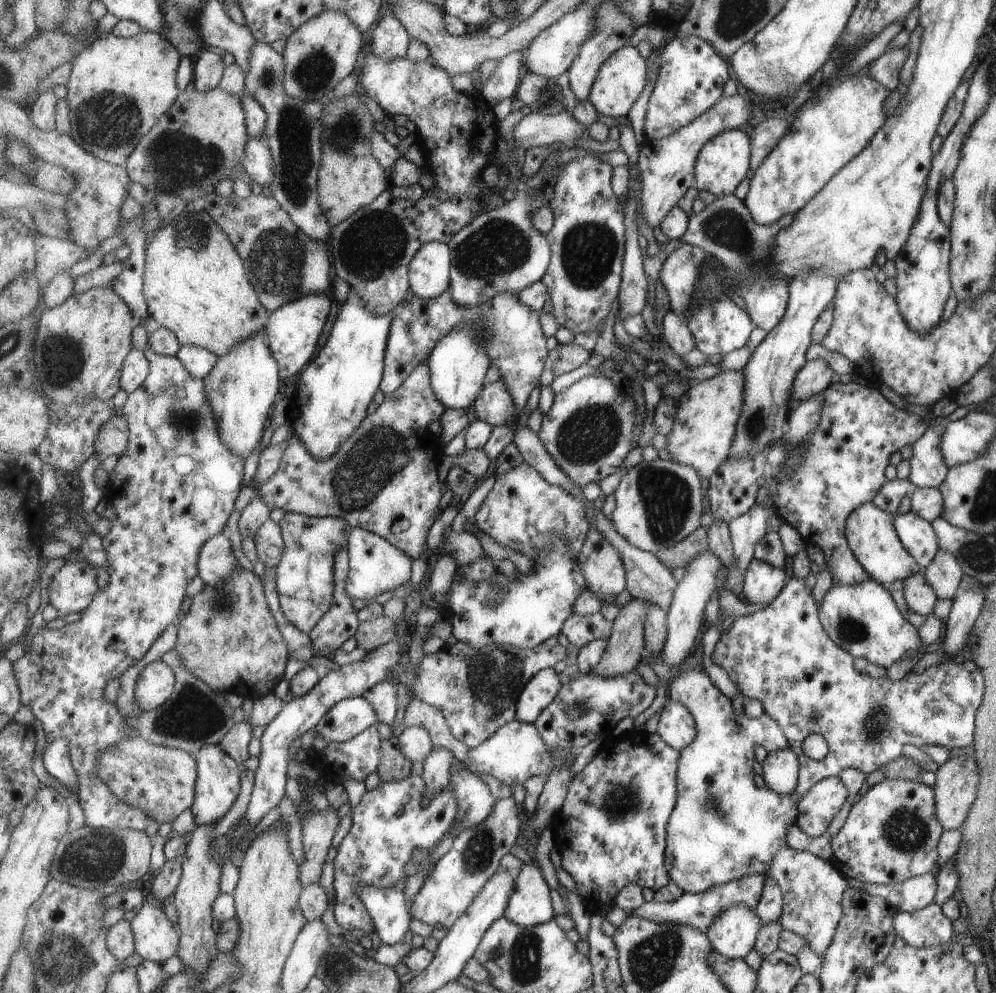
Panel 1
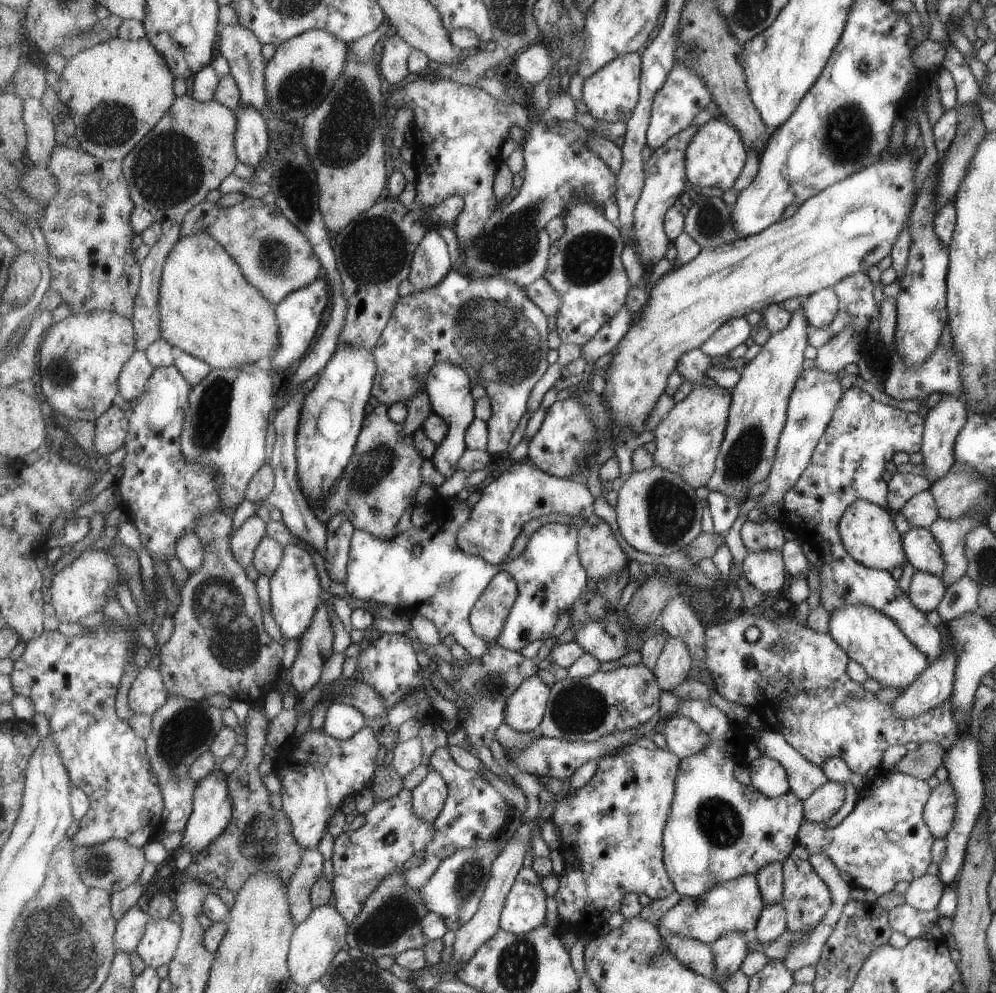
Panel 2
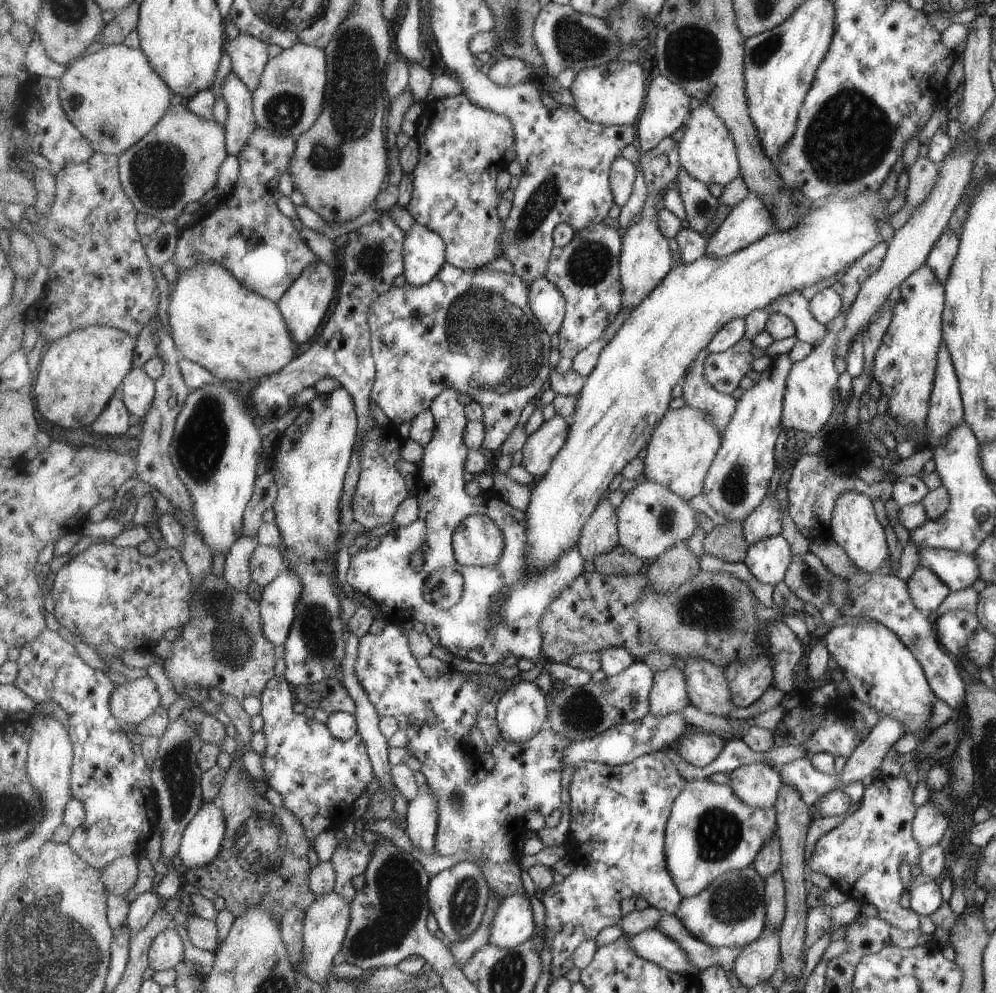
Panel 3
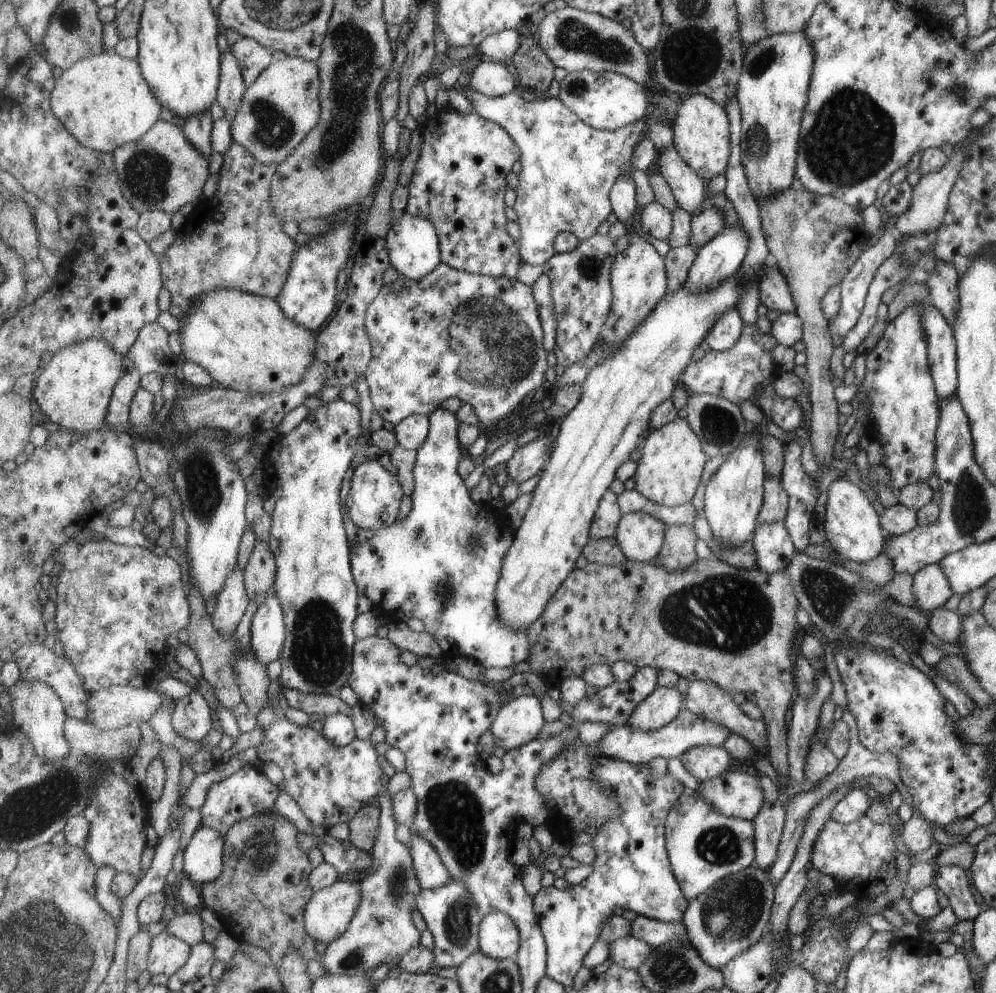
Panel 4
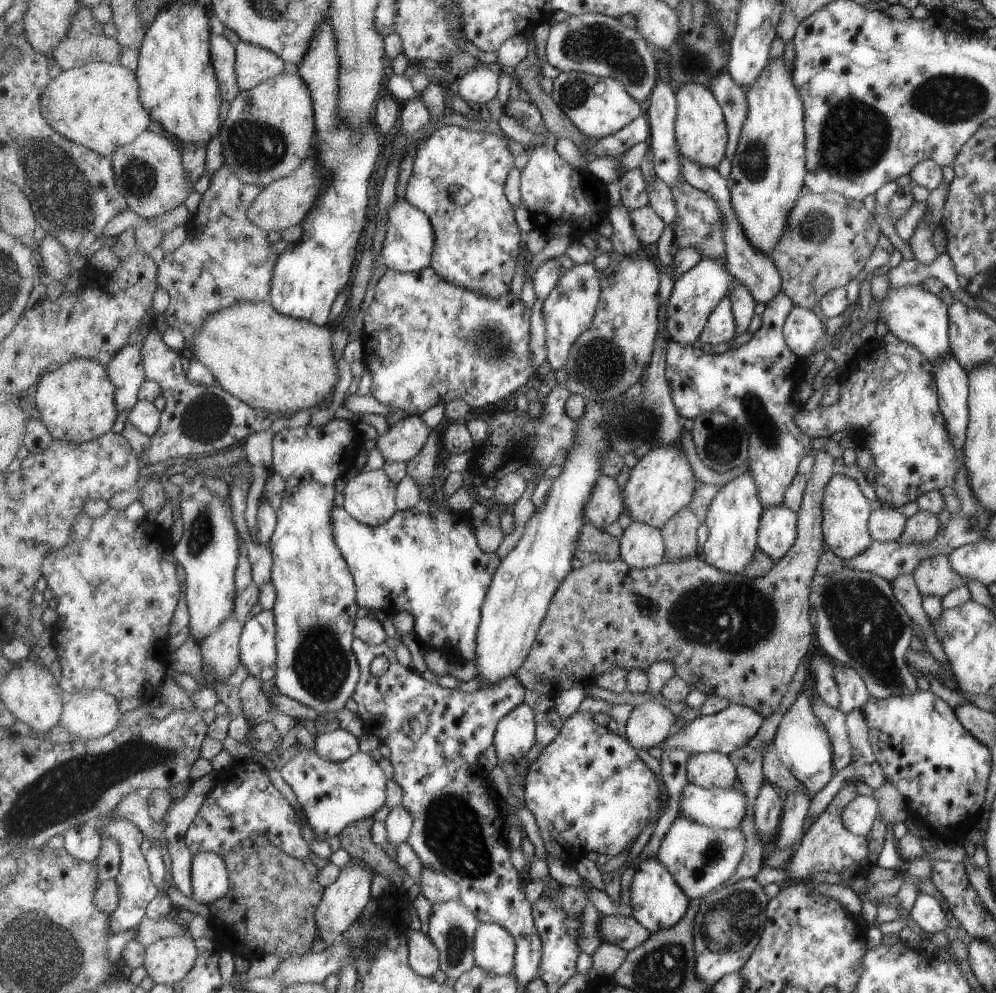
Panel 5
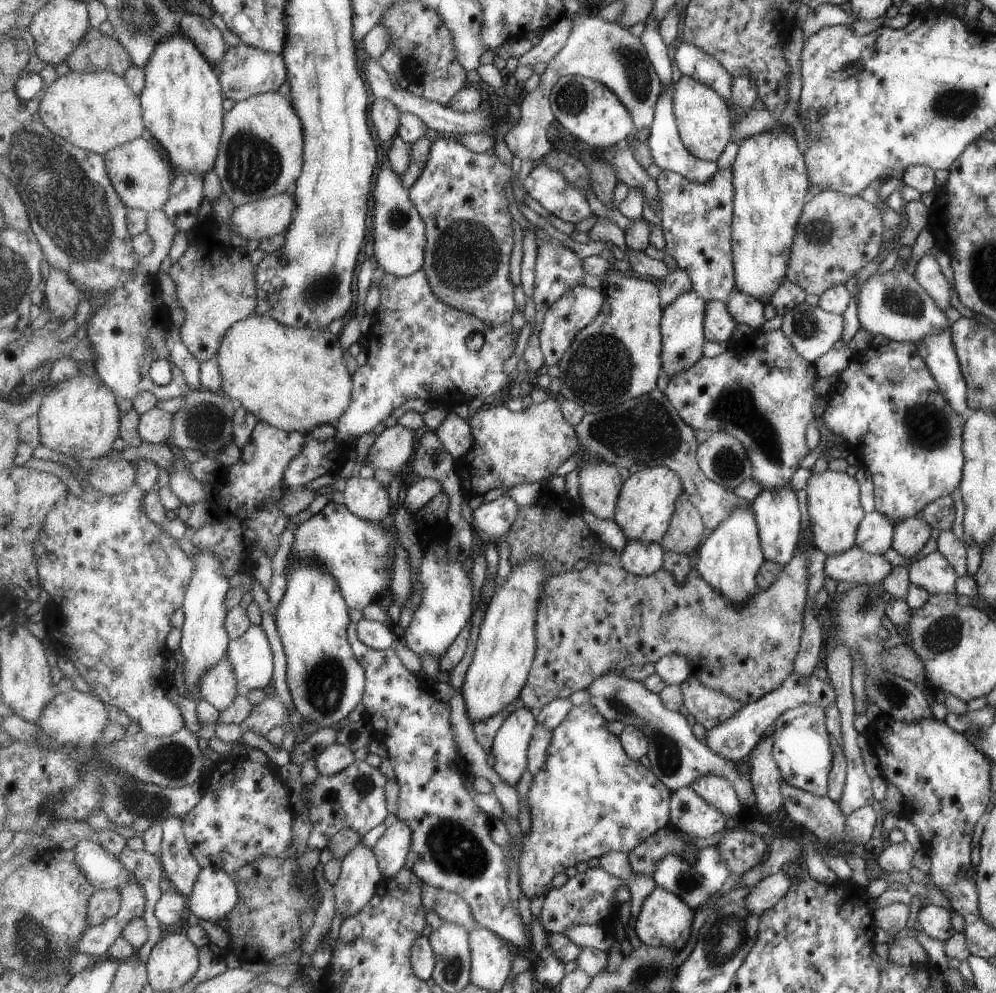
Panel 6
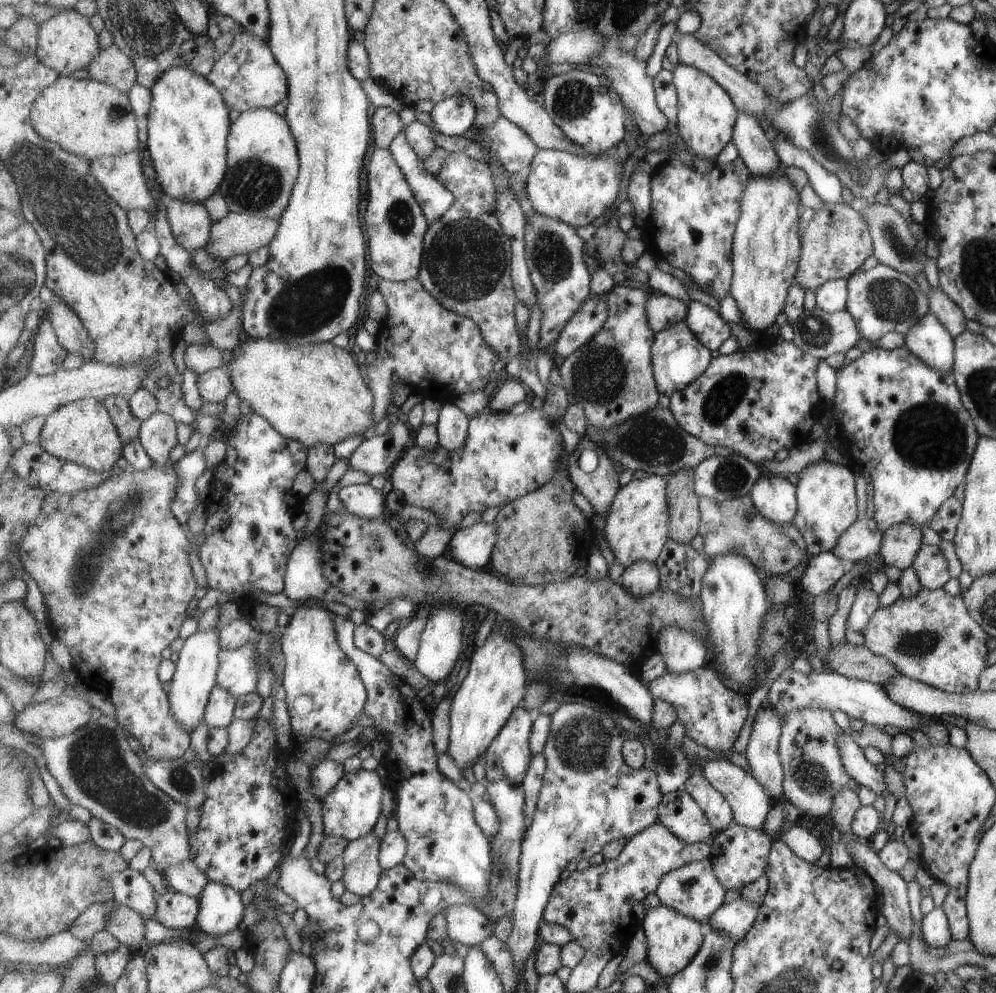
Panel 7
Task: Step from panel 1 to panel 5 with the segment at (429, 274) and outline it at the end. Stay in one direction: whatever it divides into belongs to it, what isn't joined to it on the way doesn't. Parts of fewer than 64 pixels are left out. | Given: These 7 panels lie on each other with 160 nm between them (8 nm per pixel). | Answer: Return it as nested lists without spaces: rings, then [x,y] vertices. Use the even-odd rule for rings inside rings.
[[[406,199],[394,202],[388,211],[388,231],[382,247],[382,262],[399,273],[415,273],[431,267],[435,252],[435,228],[430,216]]]

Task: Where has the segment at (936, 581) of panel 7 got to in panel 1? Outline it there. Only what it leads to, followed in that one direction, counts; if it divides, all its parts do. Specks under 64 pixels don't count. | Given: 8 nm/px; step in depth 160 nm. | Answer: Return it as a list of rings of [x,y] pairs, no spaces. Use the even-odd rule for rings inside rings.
[[[919,573],[911,574],[911,577],[903,580],[903,600],[910,612],[927,617],[933,613],[935,602],[939,599],[926,582],[925,576]]]

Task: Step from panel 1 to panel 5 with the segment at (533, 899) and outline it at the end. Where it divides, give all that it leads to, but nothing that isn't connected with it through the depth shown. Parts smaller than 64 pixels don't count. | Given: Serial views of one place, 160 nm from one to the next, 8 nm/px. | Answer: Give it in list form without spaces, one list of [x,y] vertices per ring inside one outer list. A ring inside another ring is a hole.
[[[481,923],[475,934],[476,966],[499,976],[514,973],[517,945],[515,936],[505,926]]]

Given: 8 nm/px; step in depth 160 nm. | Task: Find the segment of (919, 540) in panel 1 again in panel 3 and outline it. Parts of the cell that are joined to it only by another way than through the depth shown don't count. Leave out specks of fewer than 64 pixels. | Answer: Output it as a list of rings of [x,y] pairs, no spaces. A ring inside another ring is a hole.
[[[918,548],[917,560],[919,567],[926,567],[927,570],[937,575],[938,579],[946,584],[950,592],[963,590],[978,580],[978,564],[974,554],[961,554],[955,550]]]

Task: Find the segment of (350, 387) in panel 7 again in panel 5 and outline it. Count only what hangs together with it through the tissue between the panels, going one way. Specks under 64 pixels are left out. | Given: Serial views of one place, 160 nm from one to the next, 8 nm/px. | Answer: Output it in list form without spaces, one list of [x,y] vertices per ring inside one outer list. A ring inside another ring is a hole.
[[[267,301],[235,302],[234,306],[205,318],[203,326],[199,326],[192,354],[217,376],[220,387],[249,406],[281,415],[297,413],[321,406],[325,397],[335,392],[339,366],[333,356],[332,330],[330,326],[317,326],[307,320],[286,316]]]

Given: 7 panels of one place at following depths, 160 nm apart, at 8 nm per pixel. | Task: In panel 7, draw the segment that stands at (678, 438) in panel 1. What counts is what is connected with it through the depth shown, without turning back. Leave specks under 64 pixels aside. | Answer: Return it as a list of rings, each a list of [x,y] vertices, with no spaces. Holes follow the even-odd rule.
[[[649,475],[644,479],[633,479],[622,486],[611,505],[603,529],[611,552],[623,568],[637,561],[655,563],[670,539],[669,483],[661,475]]]

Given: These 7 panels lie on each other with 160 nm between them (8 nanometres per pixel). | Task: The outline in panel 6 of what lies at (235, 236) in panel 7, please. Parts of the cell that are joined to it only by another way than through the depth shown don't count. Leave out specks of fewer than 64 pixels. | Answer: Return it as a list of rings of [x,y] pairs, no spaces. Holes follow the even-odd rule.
[[[296,185],[284,193],[259,199],[235,209],[230,226],[248,240],[262,240],[284,234],[297,213]]]

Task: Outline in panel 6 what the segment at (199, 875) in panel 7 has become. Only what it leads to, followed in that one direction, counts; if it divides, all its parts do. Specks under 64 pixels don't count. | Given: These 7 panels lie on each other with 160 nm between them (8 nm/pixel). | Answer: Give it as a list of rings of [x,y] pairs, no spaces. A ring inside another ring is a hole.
[[[171,817],[160,825],[164,828],[161,862],[172,887],[189,898],[194,891],[202,866],[193,856],[182,817]]]

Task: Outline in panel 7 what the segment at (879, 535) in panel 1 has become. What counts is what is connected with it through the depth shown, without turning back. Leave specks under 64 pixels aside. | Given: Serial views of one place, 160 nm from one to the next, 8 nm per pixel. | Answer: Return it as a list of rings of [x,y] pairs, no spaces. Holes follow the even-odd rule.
[[[819,459],[803,467],[797,475],[798,481],[794,486],[797,512],[792,523],[805,540],[808,556],[831,551],[837,545],[839,536],[853,524],[857,516],[853,474],[845,465]]]

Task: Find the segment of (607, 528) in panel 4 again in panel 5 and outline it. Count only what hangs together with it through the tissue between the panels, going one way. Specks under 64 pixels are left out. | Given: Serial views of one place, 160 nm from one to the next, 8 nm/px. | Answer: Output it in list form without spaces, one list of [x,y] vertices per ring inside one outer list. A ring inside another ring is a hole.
[[[603,475],[599,478],[597,488],[593,493],[591,502],[587,505],[587,520],[597,528],[603,530],[603,526],[608,526],[617,522],[625,503],[624,492],[621,492],[620,484],[611,476]]]

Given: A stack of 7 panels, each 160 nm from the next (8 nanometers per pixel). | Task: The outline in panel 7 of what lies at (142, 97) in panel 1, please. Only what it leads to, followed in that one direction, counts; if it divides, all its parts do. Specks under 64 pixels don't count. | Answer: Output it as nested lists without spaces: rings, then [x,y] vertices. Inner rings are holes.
[[[60,76],[36,98],[31,118],[43,138],[90,161],[120,157],[144,146],[139,141],[140,118],[130,96],[117,87],[91,78],[77,80]]]

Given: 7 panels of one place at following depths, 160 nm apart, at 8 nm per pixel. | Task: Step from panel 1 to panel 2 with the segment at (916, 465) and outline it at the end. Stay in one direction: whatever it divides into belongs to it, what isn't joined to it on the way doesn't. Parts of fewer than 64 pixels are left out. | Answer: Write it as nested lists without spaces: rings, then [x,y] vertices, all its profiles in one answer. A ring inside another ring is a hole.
[[[942,394],[941,400],[927,410],[927,415],[924,416],[925,424],[922,428],[922,447],[919,452],[922,455],[921,464],[925,470],[925,480],[929,484],[939,480],[955,464],[953,456],[955,434],[965,424],[965,418],[967,418],[968,413],[965,411],[964,403],[960,398],[947,396],[947,394]]]

